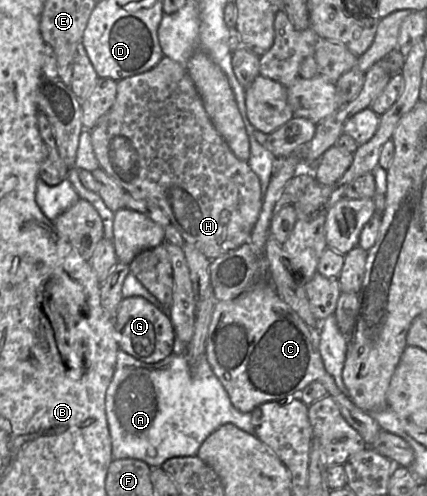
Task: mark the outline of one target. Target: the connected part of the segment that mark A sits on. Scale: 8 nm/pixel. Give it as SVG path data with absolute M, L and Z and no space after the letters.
M176 338L173 353L157 363L145 363L123 350L117 353L115 372L105 396L105 411L112 444L112 458L138 459L151 468L172 457L197 455L203 441L220 426L231 423L249 434L254 434L250 413L237 410L220 380L212 371L204 354L195 369L187 361L186 345Z

